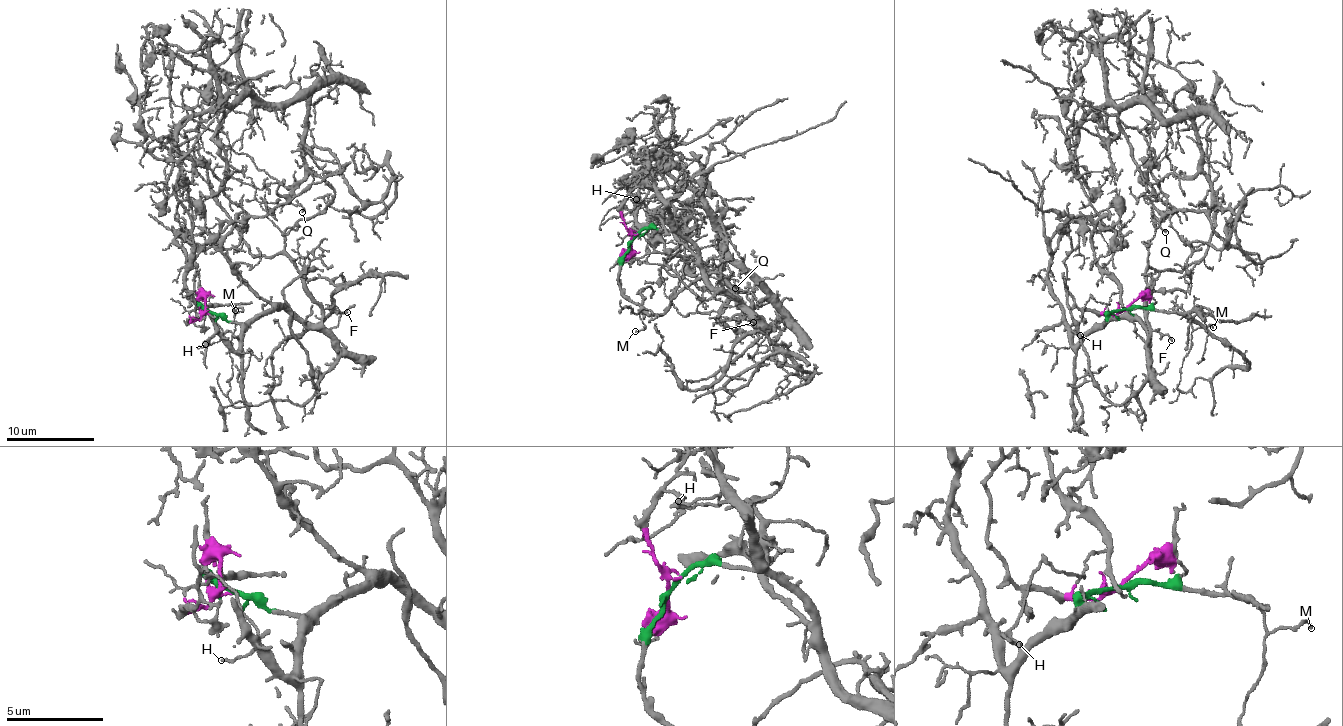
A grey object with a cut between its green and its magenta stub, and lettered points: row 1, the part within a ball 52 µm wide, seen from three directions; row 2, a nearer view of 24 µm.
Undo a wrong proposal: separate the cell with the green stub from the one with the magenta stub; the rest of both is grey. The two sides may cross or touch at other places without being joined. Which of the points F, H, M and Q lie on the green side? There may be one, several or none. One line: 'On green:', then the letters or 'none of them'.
On green: F, H, M, Q

